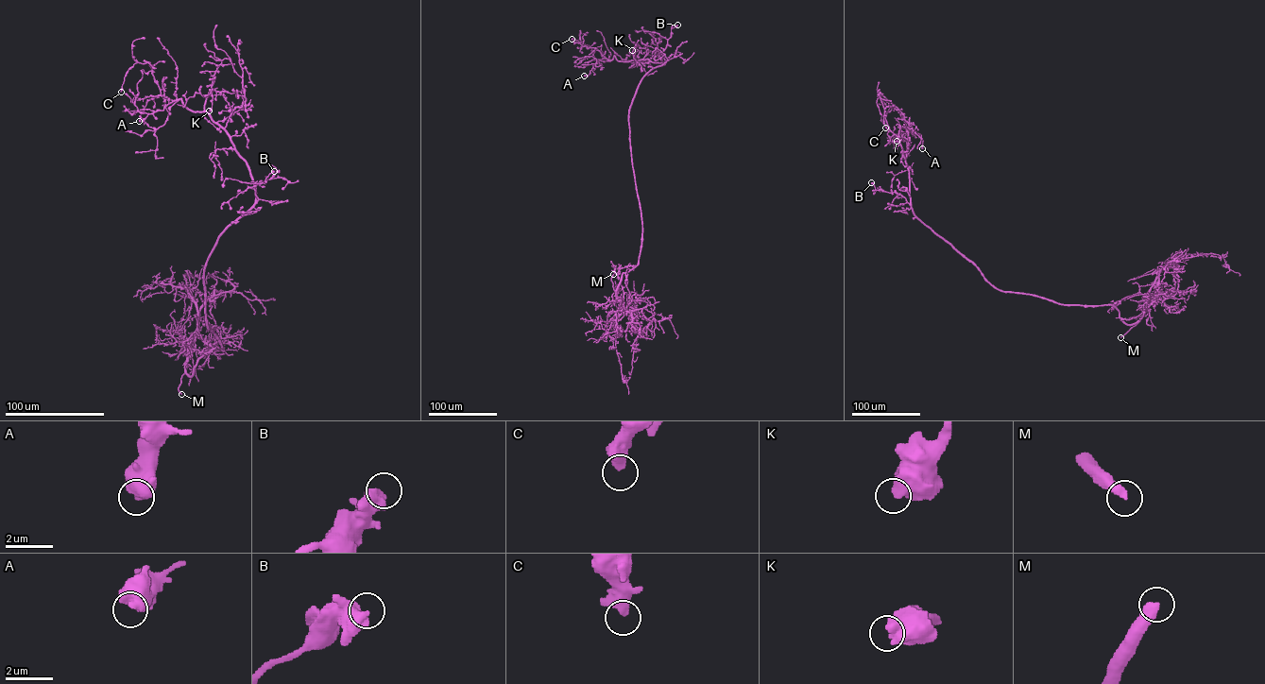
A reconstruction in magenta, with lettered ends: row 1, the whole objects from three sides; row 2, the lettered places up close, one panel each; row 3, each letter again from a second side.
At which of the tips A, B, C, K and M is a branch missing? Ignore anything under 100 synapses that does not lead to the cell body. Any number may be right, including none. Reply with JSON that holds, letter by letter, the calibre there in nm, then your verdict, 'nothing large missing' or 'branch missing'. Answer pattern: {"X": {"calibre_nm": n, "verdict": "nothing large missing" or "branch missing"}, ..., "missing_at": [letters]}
{"A": {"calibre_nm": 550, "verdict": "nothing large missing"}, "B": {"calibre_nm": 550, "verdict": "nothing large missing"}, "C": {"calibre_nm": 550, "verdict": "nothing large missing"}, "K": {"calibre_nm": 700, "verdict": "nothing large missing"}, "M": {"calibre_nm": 440, "verdict": "branch missing"}, "missing_at": ["M"]}

